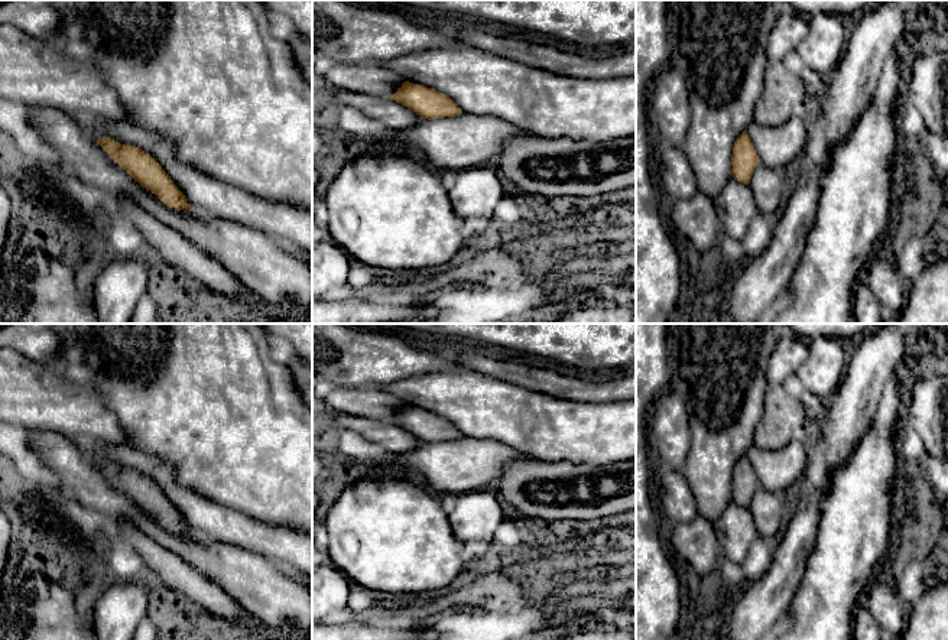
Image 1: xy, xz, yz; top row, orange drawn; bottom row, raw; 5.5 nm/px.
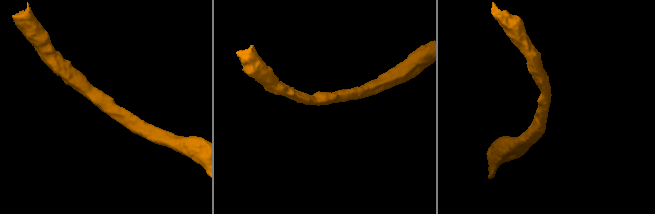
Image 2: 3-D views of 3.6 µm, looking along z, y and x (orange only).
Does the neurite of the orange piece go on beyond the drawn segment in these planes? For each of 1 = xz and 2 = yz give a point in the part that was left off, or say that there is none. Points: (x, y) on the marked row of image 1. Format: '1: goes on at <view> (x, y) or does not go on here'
1: does not go on here
2: does not go on here

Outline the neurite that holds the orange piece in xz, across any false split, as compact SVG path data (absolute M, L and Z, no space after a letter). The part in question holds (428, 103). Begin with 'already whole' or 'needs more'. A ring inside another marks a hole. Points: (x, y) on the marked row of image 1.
already whole | M405 81L390 98L428 120L457 117L462 113L445 94L409 81Z

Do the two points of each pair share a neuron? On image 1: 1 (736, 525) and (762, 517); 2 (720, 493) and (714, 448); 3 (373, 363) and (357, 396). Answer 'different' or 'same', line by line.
1: different
2: same
3: different

